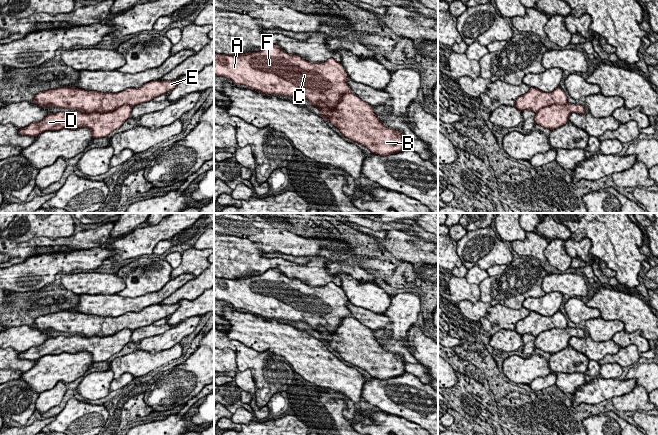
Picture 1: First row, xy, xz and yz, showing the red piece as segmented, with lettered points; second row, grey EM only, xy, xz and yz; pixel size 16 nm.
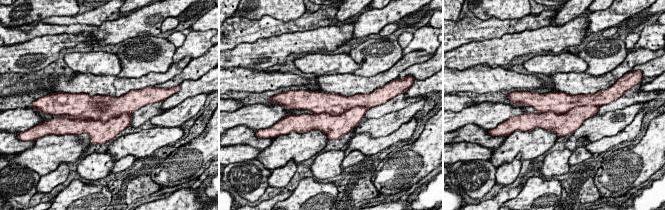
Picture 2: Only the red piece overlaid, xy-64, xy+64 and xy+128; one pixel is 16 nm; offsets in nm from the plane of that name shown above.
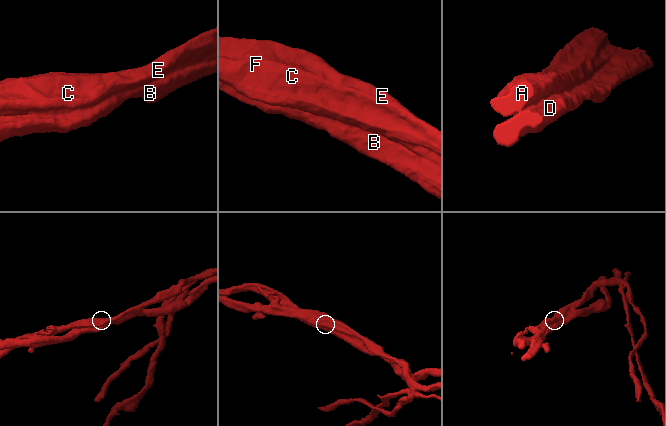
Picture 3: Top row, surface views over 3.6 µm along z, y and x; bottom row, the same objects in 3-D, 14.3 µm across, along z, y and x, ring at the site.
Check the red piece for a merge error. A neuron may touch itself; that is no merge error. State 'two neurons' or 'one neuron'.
two neurons

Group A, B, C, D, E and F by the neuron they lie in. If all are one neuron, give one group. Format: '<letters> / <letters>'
A C E F / B D

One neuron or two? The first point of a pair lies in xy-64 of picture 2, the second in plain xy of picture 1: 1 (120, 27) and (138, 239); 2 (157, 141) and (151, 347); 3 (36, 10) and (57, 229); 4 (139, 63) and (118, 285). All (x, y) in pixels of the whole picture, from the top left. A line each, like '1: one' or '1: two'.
1: one
2: two
3: one
4: two

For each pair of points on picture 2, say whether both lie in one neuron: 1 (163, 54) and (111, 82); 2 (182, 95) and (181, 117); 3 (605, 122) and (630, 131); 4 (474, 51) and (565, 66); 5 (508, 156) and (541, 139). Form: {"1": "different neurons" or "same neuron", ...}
{"1": "different neurons", "2": "different neurons", "3": "different neurons", "4": "different neurons", "5": "same neuron"}

